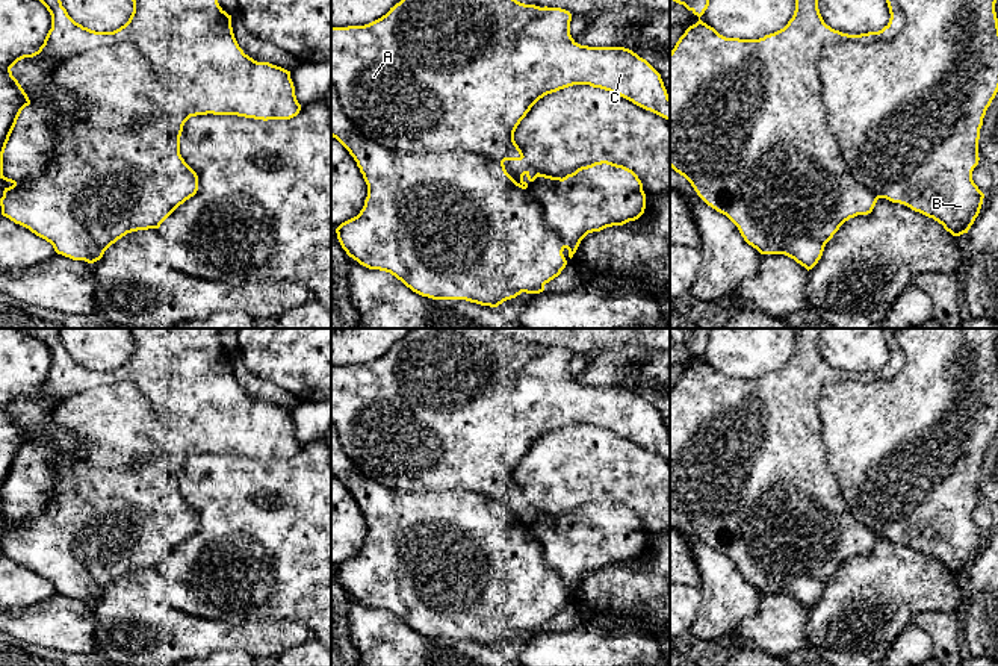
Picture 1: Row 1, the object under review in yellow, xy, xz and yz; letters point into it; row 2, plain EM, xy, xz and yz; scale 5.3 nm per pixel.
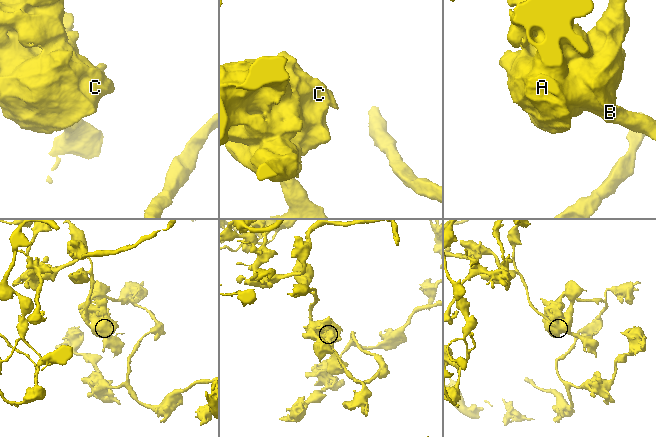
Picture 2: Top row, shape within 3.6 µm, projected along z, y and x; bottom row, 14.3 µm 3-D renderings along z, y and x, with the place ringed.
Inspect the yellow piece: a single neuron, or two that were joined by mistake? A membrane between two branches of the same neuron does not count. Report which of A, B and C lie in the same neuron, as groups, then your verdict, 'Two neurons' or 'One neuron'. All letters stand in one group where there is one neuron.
Groups: A C / B. Two neurons

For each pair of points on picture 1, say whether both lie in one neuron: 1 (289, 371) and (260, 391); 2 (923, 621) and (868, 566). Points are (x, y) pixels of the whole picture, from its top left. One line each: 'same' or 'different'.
1: different
2: different

